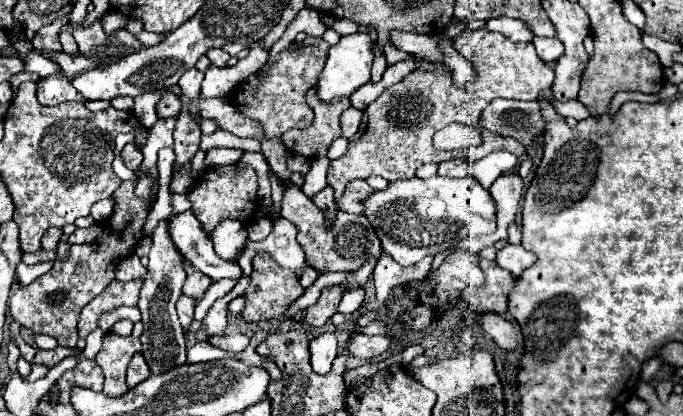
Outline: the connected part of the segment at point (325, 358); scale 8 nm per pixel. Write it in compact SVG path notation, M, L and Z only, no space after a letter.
M326 332L310 340L310 362L316 374L326 374L336 358L336 336Z

